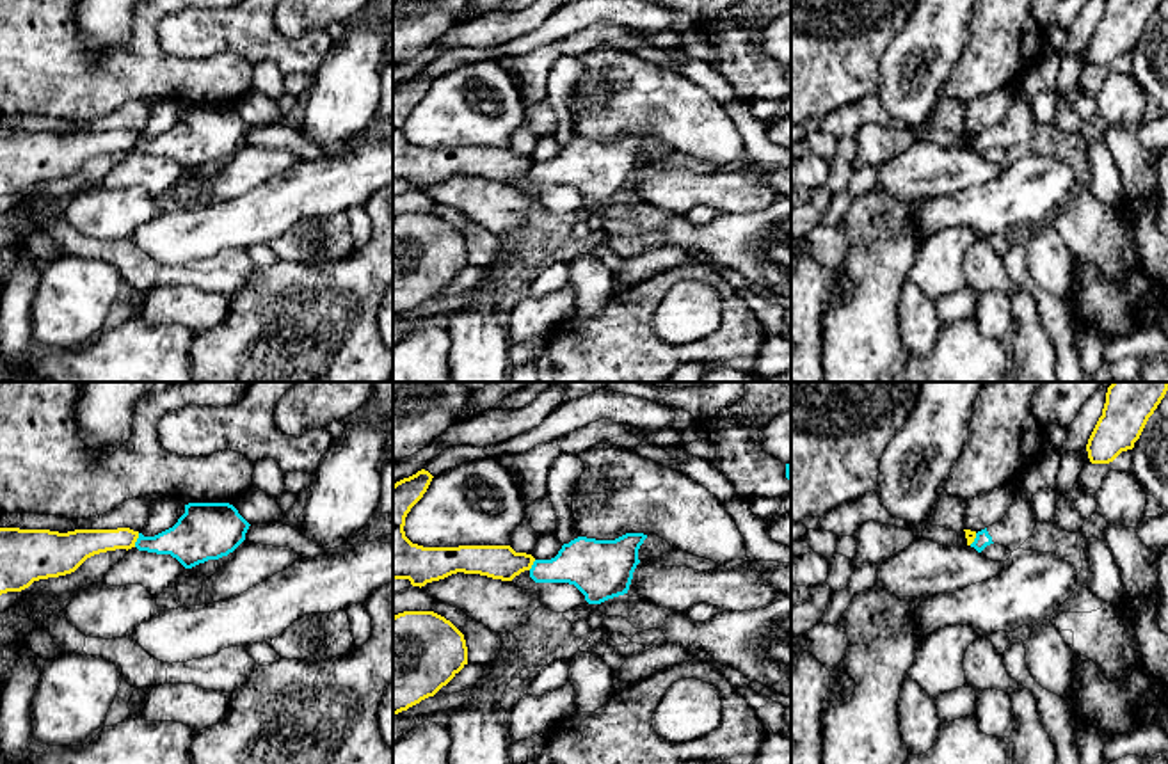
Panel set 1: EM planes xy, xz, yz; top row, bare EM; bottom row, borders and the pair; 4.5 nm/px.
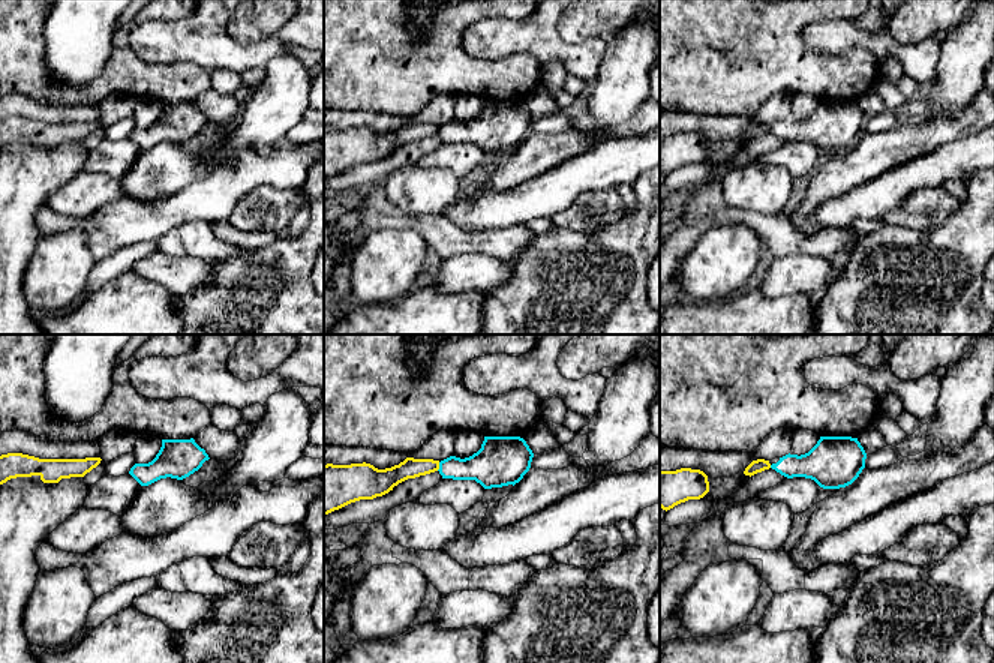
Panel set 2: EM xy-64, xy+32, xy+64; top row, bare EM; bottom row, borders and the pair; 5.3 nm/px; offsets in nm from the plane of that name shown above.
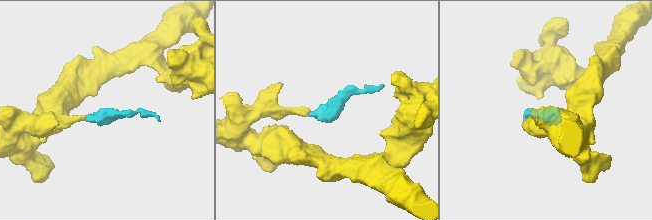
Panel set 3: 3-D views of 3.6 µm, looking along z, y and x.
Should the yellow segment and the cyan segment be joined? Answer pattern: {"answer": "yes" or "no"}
{"answer": "no"}

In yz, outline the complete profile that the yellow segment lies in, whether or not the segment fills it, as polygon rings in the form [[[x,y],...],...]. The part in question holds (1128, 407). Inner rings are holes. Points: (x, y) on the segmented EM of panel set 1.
[[[1113,382],[1086,444],[1090,462],[1109,464],[1132,450],[1166,391],[1168,382]]]

